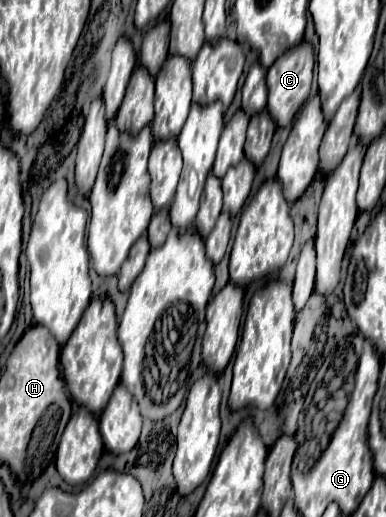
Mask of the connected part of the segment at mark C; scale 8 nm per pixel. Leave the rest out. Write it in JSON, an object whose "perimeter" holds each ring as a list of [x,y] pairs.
{"perimeter":[[[306,41],[300,43],[294,49],[290,49],[288,53],[284,53],[268,69],[268,75],[266,75],[268,113],[272,115],[272,119],[278,127],[286,127],[288,123],[292,123],[296,113],[300,111],[300,107],[306,103],[306,99],[310,95],[310,89],[312,89],[312,69],[314,69],[314,53],[312,53],[312,45],[306,43]]]}

